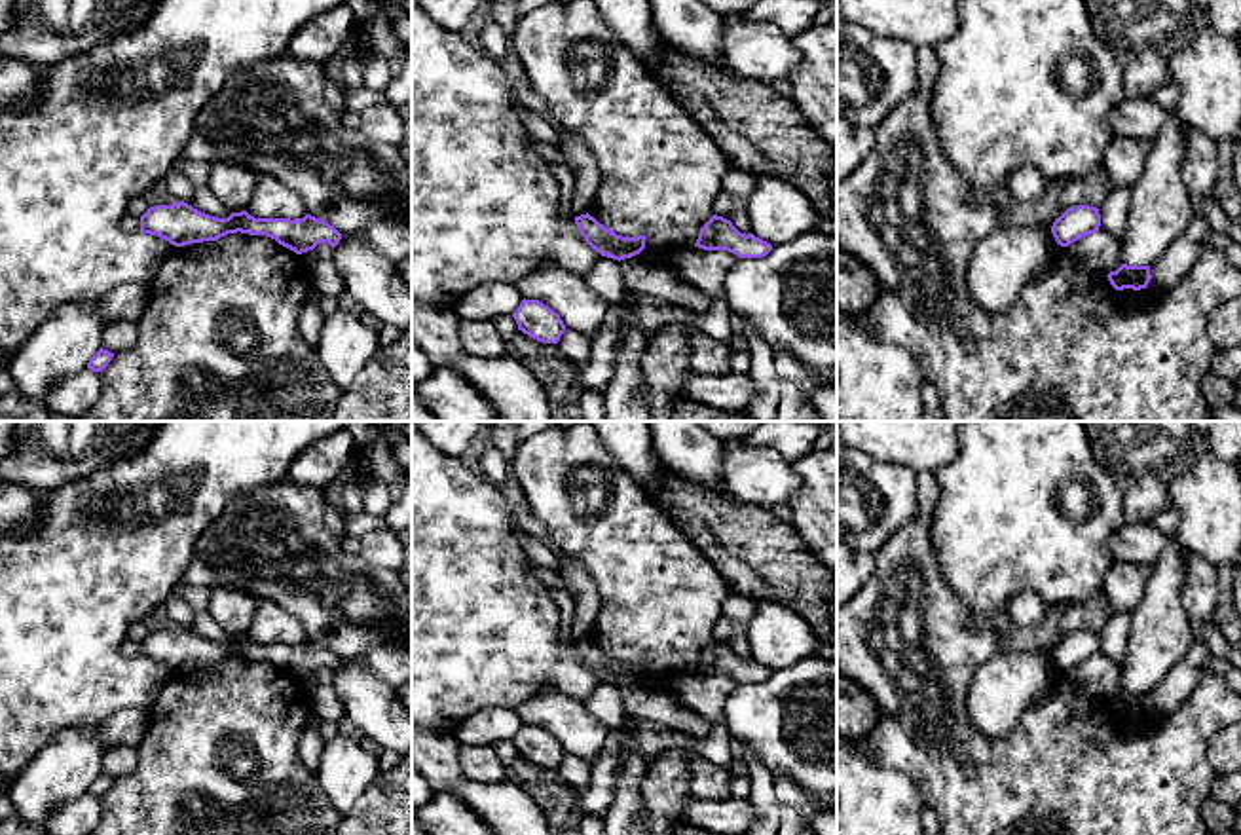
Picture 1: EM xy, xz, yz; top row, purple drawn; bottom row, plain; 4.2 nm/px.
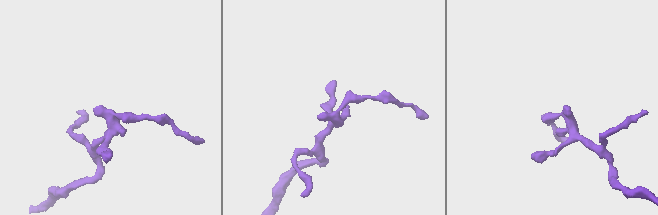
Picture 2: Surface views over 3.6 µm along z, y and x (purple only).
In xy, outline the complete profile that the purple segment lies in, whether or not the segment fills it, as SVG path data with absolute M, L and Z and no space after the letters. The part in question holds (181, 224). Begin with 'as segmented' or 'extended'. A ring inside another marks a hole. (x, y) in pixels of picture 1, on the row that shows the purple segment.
as segmented | M184 201L150 207L140 216L140 233L157 235L175 247L216 241L228 233L266 235L296 254L313 250L319 243L332 249L342 233L324 220L311 214L304 218L254 218L247 211L232 213L228 218L205 214Z

